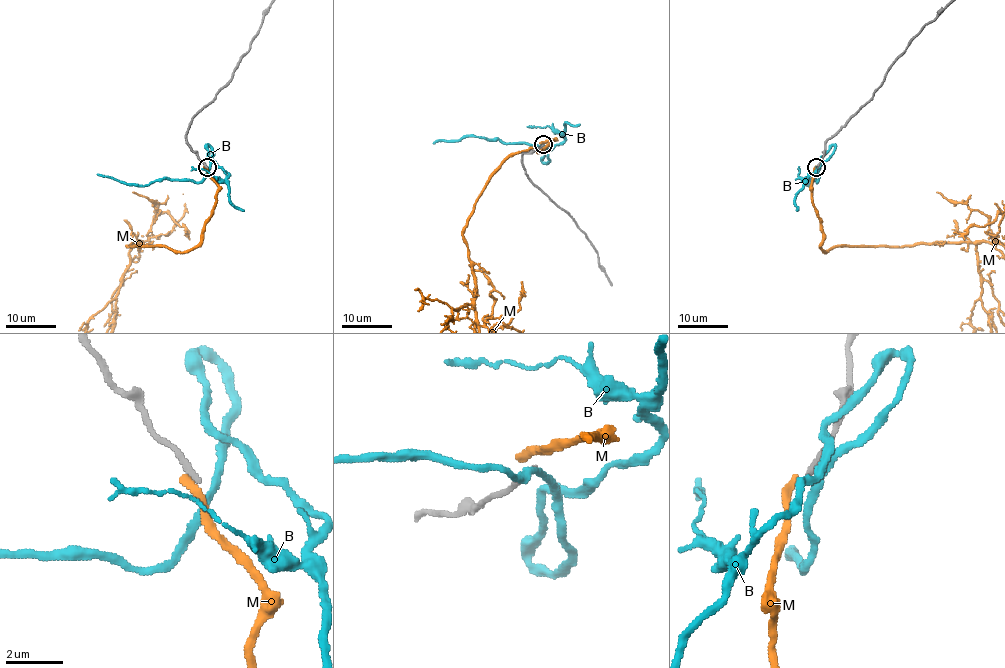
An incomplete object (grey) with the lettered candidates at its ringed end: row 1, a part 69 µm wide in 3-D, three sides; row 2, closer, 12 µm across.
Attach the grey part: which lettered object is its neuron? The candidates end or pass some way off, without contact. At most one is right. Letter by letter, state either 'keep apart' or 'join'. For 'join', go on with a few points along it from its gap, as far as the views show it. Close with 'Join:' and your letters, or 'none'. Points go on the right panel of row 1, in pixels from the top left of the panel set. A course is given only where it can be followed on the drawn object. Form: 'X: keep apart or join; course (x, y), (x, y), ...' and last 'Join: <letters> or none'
B: keep apart
M: keep apart
Join: none

